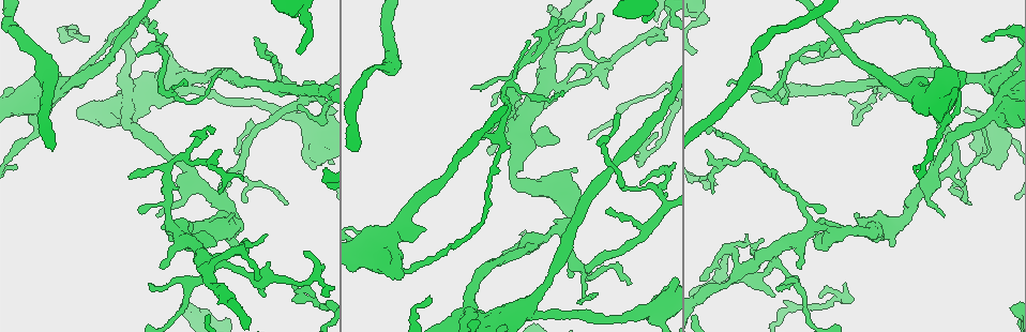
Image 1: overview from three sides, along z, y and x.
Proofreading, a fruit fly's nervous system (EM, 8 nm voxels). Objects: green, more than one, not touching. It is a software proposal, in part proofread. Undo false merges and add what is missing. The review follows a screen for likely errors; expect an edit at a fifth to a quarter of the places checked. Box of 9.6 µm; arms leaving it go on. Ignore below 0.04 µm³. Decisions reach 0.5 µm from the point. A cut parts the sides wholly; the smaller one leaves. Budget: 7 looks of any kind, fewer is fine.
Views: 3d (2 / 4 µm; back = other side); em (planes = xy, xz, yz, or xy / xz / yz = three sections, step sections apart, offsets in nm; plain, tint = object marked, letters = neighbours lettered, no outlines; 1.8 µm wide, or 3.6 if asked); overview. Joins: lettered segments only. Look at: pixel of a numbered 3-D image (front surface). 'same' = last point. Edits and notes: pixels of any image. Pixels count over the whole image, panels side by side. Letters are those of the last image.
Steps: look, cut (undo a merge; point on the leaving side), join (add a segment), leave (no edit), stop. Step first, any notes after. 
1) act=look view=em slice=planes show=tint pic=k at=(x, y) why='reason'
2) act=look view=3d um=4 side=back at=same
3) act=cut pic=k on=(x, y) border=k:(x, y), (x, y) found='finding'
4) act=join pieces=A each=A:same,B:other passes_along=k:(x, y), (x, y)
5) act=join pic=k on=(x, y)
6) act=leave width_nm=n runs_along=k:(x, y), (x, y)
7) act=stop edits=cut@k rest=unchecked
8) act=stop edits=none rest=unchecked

act=look view=3d um=4 pic=1 at=(127, 112) why='sharp bend'

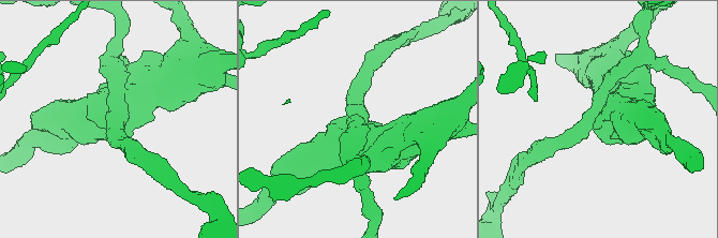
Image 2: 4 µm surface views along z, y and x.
act=look view=em slice=planes show=letters pic=2 at=(115, 119) why='need the tissue'

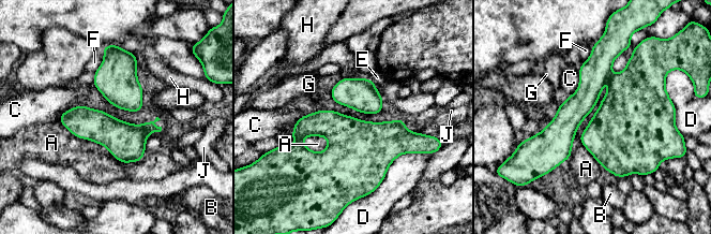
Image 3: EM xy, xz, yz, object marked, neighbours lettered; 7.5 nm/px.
act=leave each=A:other,B:other,C:other,D:other,E:other,F:other,G:other,H:other,J:other border=3:(59, 120), (122, 162), (144, 158) found='continuous, no second neuron'

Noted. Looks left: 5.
act=look view=em slice=xy step=16 show=tint pic=1 at=(139, 211) why='thin end'

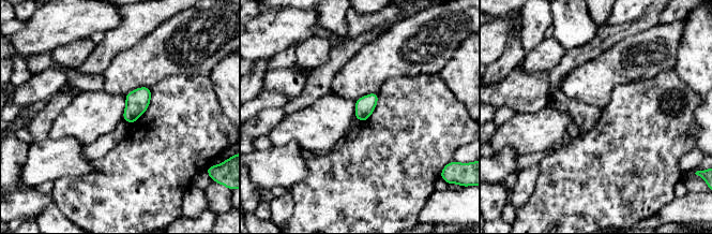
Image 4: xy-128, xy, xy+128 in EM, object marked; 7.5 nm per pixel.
act=look view=em slice=planes show=letters at=same why='another direction'

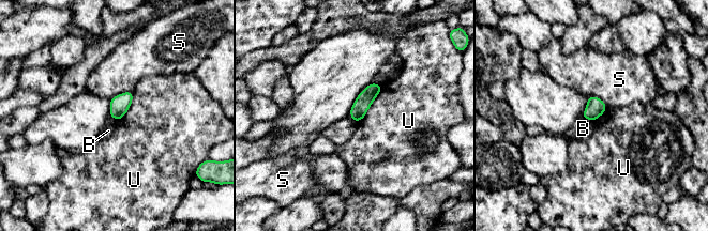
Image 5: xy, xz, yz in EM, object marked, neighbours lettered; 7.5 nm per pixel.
act=leave each=B:other,S:other,U:other border=5:(382, 85), (366, 113), (356, 123) found='no lettered segment goes on from it'

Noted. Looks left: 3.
act=look view=em slice=planes show=letters pic=1 at=(214, 245) why='stops while still wide'

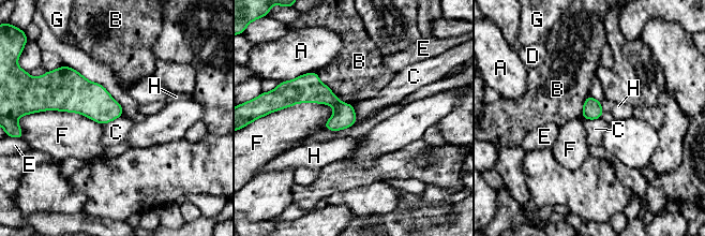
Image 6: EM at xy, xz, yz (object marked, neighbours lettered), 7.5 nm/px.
act=leave each=A:other,B:other,C:other,D:other,E:other,F:other,G:other,H:other border=6:(354, 105), (356, 121), (351, 126) found='none of them fits'

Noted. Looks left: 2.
act=stop edits=none rest=unchecked

